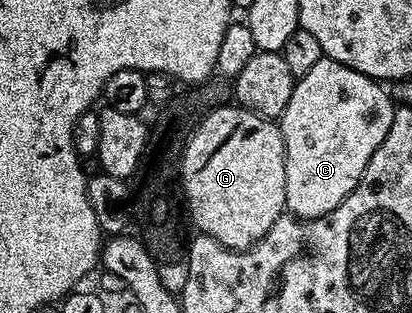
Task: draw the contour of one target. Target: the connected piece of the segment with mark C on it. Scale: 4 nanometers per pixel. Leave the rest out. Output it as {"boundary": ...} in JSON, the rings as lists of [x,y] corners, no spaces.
{"boundary":[[[328,58],[315,62],[307,74],[296,77],[291,102],[287,102],[287,110],[283,110],[279,117],[285,147],[285,206],[288,215],[299,220],[326,216],[343,202],[343,198],[347,198],[347,194],[351,194],[351,190],[355,190],[363,170],[367,170],[367,162],[371,162],[371,154],[375,154],[379,142],[383,142],[387,130],[391,130],[395,101],[381,88],[384,87],[370,76]]]}

